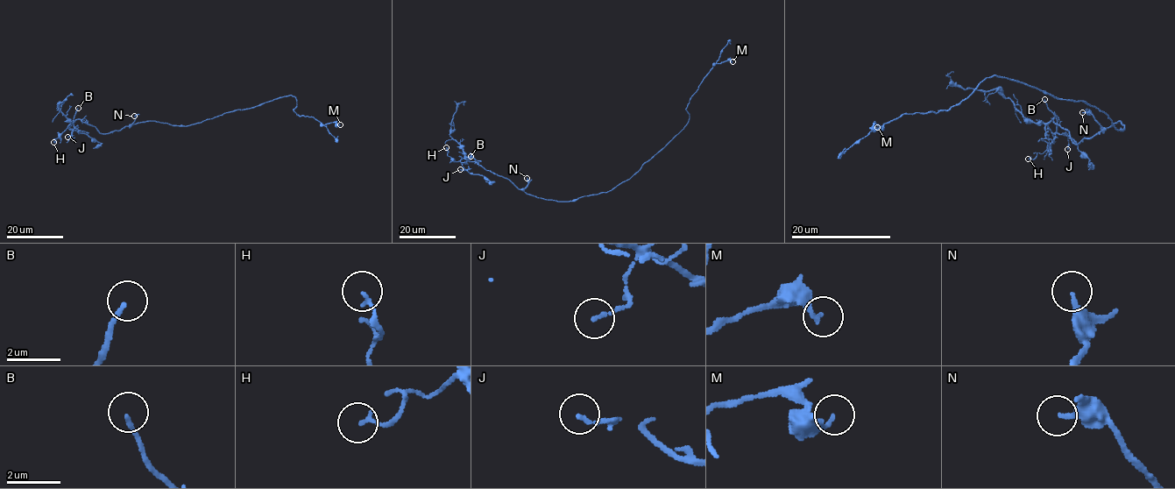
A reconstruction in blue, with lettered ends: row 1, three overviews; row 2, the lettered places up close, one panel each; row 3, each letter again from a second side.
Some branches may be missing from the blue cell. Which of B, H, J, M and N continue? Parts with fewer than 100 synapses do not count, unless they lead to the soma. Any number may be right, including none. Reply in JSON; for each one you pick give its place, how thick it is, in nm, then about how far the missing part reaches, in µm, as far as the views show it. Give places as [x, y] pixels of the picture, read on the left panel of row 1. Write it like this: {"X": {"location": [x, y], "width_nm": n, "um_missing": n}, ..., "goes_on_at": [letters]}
{"B": {"location": [78, 108], "width_nm": 150, "um_missing": 25}, "goes_on_at": ["B"]}

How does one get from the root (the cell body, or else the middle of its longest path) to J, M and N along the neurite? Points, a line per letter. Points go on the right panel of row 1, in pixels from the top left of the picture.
J: (1110, 120), (1117, 130), (1124, 129), (1119, 121), (1074, 144), (1053, 118), (1047, 126), (1068, 138), (1067, 149)
M: (1110, 120), (1084, 101), (1060, 100), (993, 74), (947, 109), (903, 114), (881, 127), (875, 124), (877, 127)
N: (1110, 120), (1117, 130), (1124, 129), (1121, 121), (1103, 127), (1092, 115), (1082, 112)

